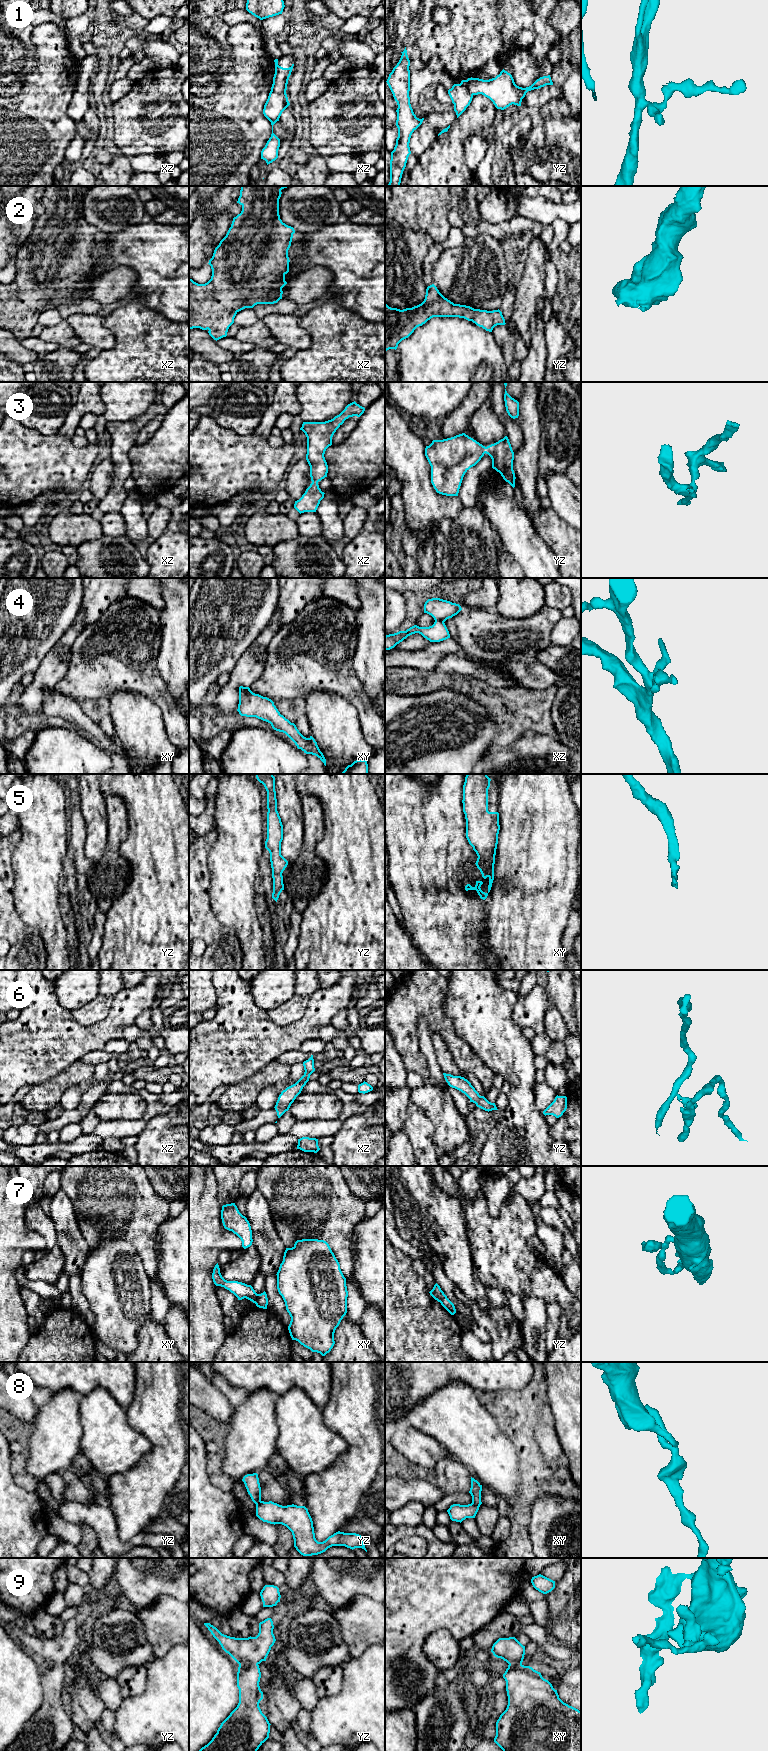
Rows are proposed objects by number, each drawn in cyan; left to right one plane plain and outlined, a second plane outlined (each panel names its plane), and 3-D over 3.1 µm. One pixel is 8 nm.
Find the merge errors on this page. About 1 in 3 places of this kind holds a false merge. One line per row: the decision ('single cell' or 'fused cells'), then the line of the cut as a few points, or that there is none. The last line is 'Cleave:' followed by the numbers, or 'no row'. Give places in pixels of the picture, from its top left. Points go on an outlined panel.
1: fused cells; cut yz (460, 83), (472, 95)
2: single cell; cut none
3: single cell; cut none
4: fused cells; cut xz (435, 620), (443, 622)
5: single cell; cut none
6: single cell; cut none
7: fused cells; cut xy (257, 1294), (257, 1302), (261, 1303), (263, 1307)
8: fused cells; cut xy (472, 1502), (479, 1506)
9: single cell; cut none
Cleave: 1, 4, 7, 8

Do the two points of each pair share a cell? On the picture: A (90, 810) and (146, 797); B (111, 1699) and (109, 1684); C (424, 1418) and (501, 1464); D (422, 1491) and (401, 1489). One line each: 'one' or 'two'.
A: two
B: one
C: one
D: one

